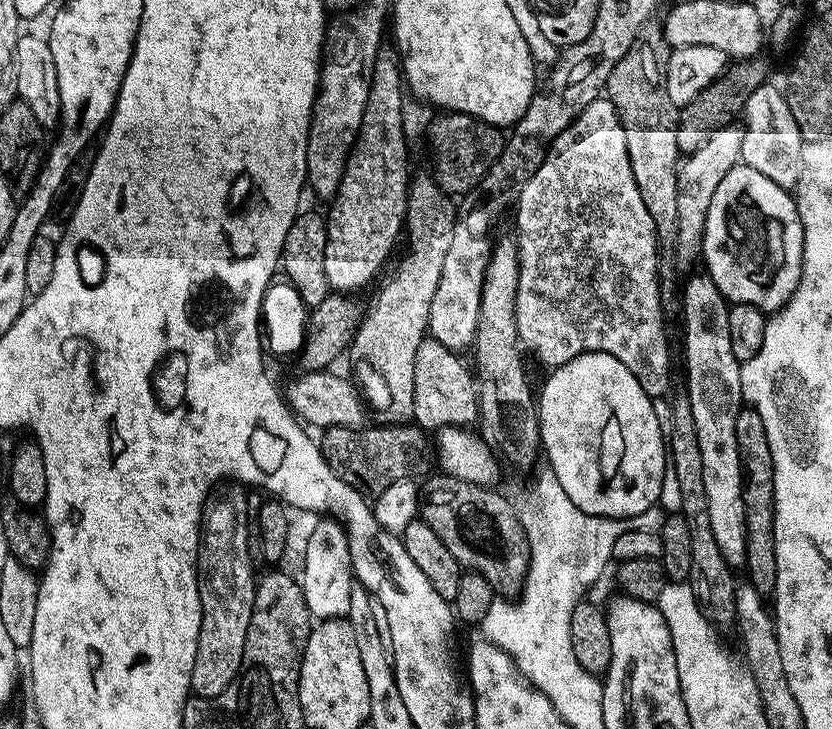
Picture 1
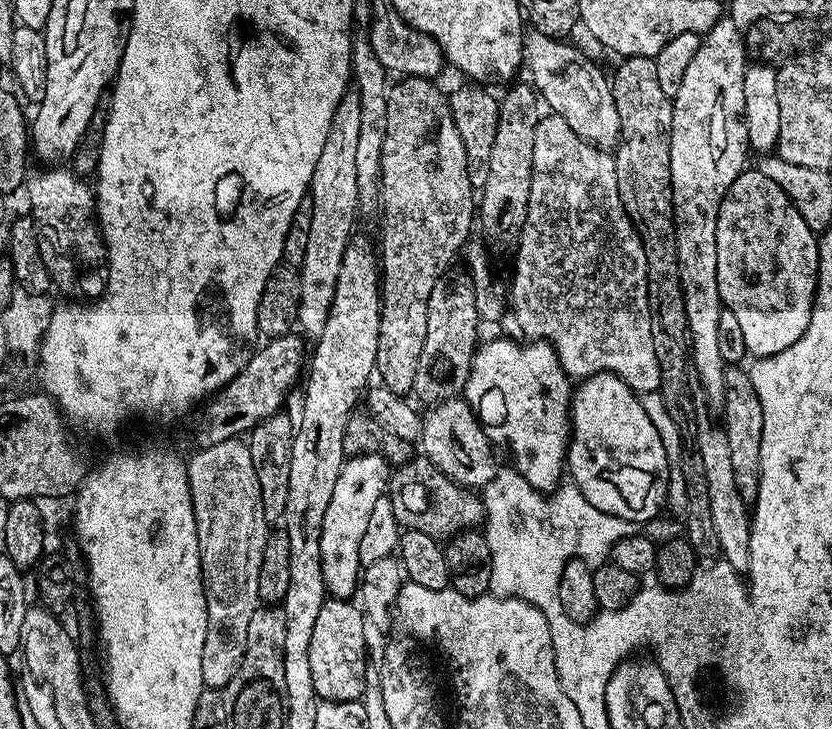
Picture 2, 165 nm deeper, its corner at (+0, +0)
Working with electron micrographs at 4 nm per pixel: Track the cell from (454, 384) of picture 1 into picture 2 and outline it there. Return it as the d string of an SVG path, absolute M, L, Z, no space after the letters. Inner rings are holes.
M463 398L433 404L423 413L418 444L419 447L420 444L424 447L421 448L422 455L429 459L443 476L464 488L482 490L491 482L498 469L494 446L488 441L488 436L482 430L472 407Z

